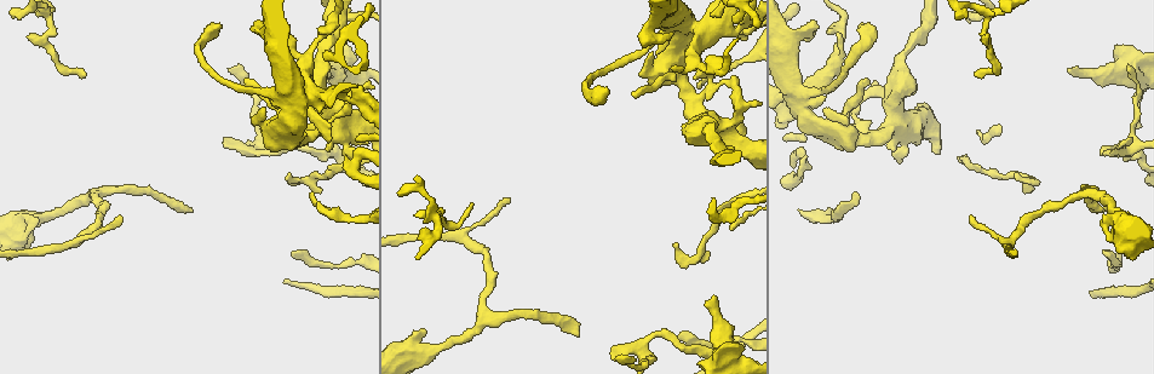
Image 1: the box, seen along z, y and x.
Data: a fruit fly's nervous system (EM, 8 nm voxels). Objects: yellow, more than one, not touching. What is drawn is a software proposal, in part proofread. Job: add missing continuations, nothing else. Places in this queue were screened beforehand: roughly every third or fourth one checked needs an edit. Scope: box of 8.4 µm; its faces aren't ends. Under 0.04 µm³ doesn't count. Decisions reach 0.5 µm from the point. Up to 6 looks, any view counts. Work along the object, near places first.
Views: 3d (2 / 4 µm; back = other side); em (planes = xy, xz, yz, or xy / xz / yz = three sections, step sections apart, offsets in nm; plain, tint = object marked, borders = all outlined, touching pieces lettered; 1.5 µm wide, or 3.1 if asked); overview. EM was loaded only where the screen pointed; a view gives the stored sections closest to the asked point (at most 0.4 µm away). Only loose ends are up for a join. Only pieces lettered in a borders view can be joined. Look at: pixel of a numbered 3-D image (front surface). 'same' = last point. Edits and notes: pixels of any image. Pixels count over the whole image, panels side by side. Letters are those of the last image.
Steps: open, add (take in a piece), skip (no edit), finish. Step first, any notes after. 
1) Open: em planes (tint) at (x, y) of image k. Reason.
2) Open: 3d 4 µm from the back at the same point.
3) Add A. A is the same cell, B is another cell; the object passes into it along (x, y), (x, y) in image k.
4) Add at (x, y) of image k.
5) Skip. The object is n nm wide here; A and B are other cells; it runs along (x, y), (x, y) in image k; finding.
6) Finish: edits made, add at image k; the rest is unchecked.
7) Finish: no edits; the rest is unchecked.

Open: 3d 4 µm at (229, 68) of image 1. Free end.

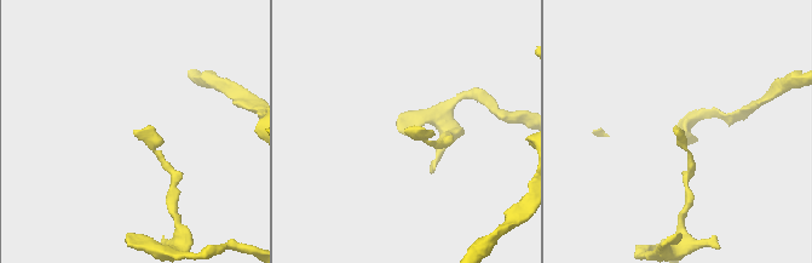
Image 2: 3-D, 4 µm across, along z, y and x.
Open: em planes (plain) at (678, 131) of image 2. Need the tissue.

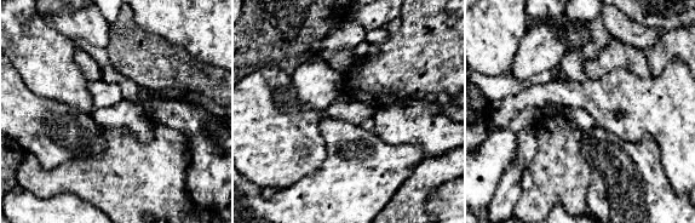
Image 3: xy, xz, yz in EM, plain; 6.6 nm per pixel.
Open: em planes (borders) at the same point. What lies round it.

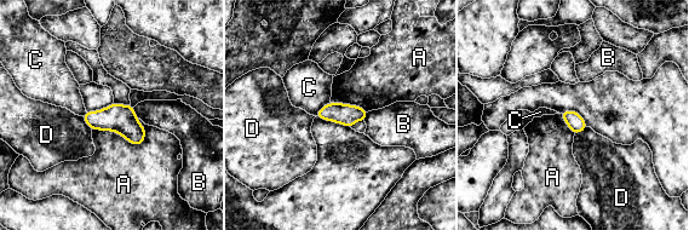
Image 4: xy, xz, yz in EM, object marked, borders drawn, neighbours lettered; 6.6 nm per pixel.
Skip. A, B, C and D are other cells; a border runs along (92, 128), (145, 139) in image 4; no lettered piece goes on from it.

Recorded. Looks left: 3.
Open: 3d 2 µm at (891, 151) of image 1. Thick end.

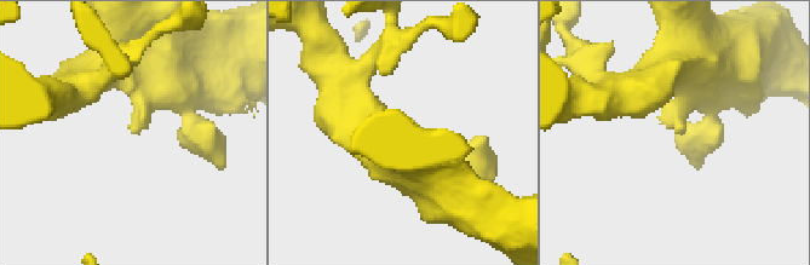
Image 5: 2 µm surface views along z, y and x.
Open: em planes (borders) at (676, 128) of image 5. Now the EM.

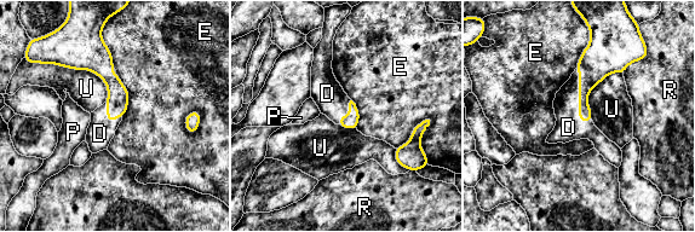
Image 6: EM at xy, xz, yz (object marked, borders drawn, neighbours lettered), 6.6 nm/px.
Add at (568, 127) of image 6. D is the same cell, E, P, R and U are other cells; the neuron continues.

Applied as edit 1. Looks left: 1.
Open: em planes (borders) at (970, 218) of image 1. Free end.

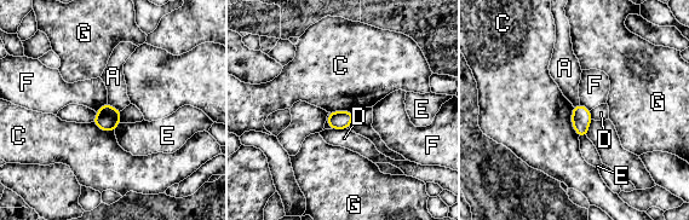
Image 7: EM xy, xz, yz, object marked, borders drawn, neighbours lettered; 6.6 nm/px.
Skip. A, C, D, E, F and G are other cells; a border runs along (572, 106), (572, 126), (579, 135) in image 7; none of them fits.

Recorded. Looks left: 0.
Finish: edits made, add at image 6; the rest is unchecked.

